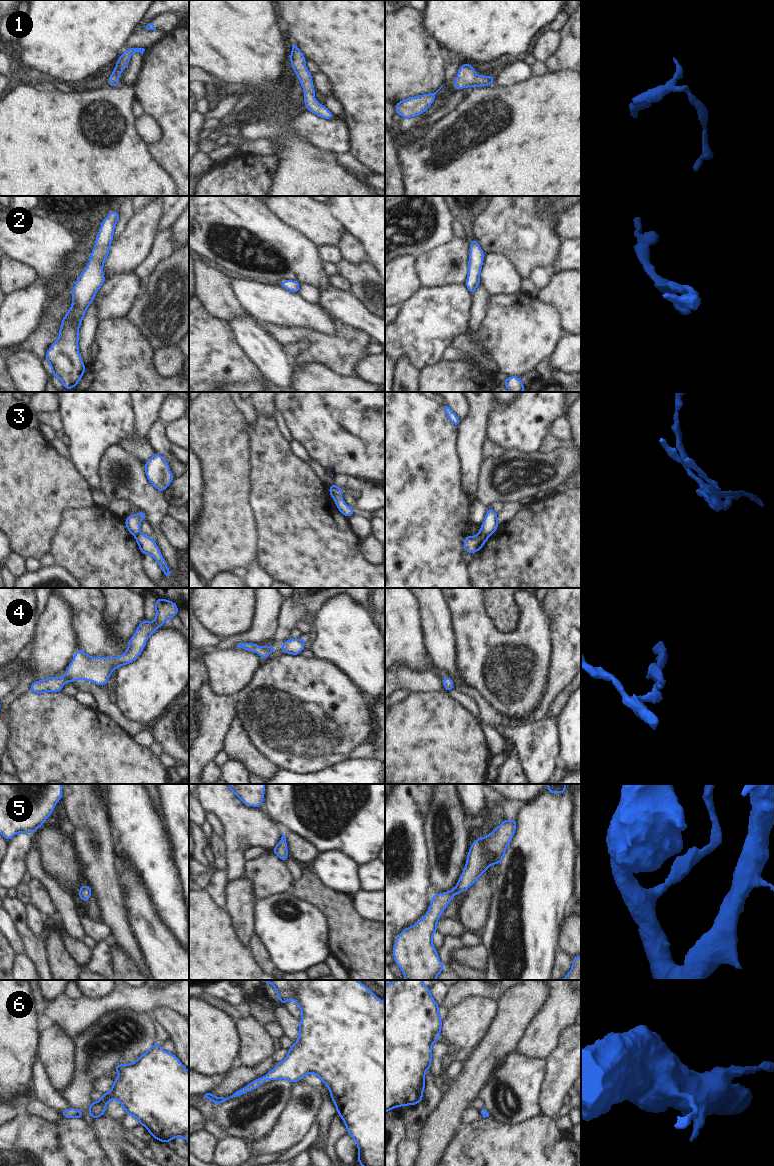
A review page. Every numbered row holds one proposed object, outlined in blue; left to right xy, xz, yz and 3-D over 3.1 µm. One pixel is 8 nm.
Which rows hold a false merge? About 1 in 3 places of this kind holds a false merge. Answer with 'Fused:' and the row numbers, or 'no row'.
Fused: 3.

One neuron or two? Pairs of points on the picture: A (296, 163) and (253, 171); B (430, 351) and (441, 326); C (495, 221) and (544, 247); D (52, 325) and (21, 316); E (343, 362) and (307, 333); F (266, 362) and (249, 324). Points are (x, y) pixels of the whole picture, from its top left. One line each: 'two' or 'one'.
A: two
B: one
C: one
D: two
E: one
F: one

